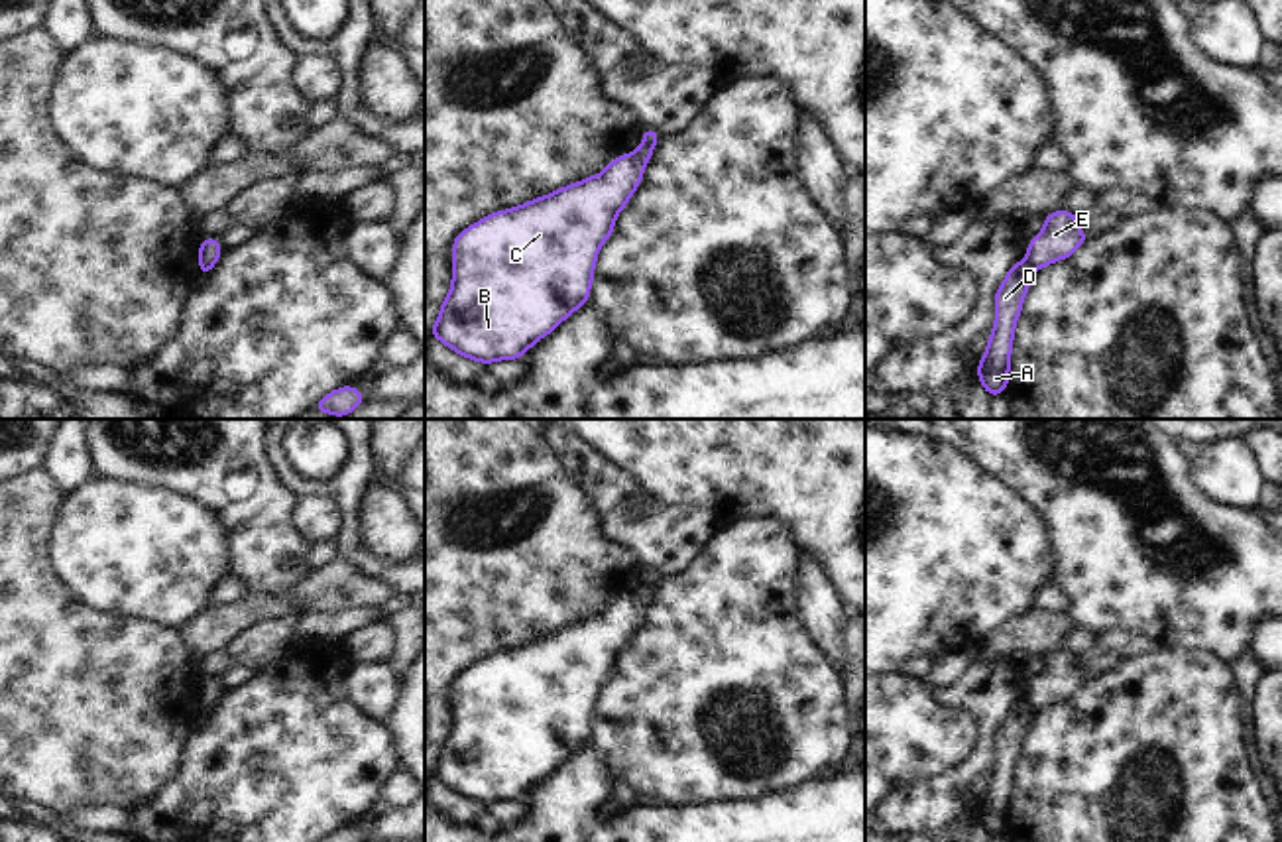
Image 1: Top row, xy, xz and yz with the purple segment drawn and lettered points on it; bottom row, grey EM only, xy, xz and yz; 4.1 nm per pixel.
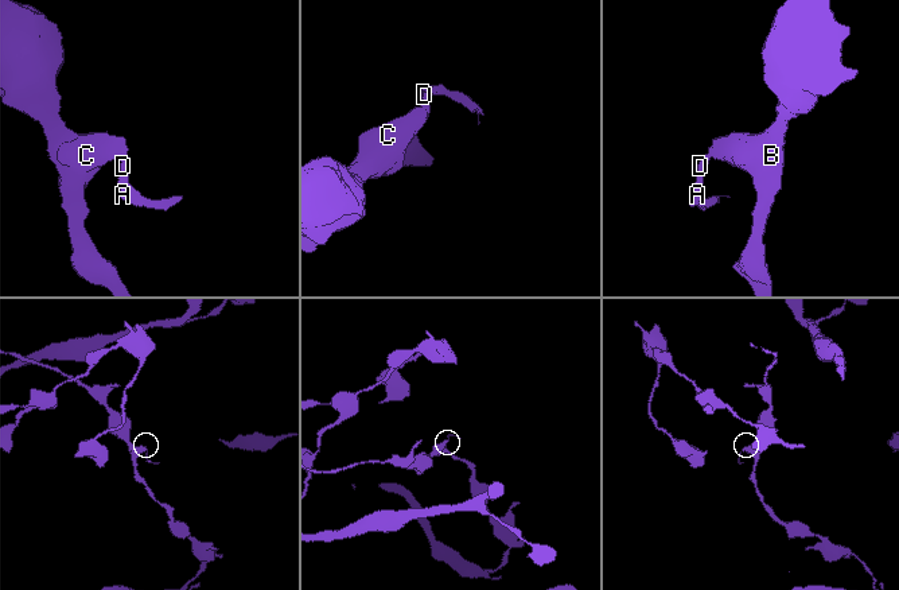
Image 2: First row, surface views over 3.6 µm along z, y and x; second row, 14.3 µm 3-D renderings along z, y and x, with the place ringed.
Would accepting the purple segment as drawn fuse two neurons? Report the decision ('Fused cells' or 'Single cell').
Fused cells

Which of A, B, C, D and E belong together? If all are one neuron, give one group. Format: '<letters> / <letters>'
A D / B C E

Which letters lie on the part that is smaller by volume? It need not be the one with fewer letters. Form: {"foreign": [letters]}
{"foreign": ["A", "D"]}

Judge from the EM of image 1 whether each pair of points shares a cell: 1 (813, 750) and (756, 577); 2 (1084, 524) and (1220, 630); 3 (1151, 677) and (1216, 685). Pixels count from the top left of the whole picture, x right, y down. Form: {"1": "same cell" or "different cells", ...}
{"1": "same cell", "2": "same cell", "3": "same cell"}

